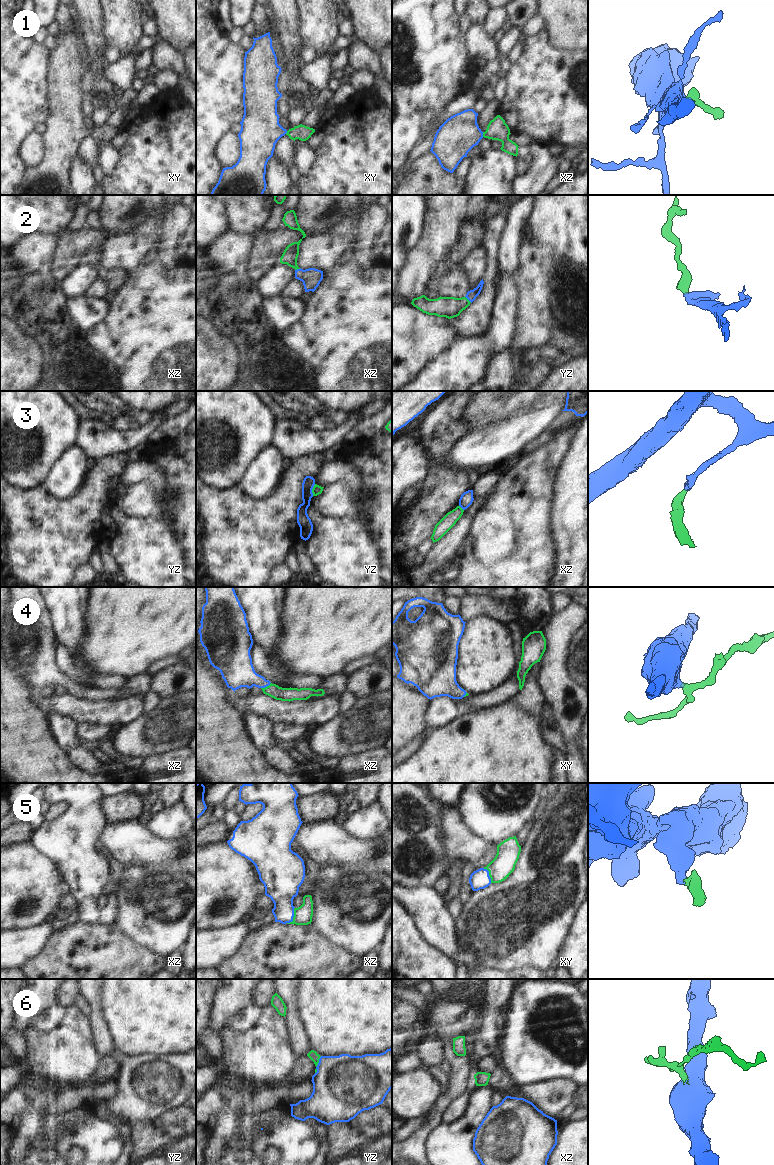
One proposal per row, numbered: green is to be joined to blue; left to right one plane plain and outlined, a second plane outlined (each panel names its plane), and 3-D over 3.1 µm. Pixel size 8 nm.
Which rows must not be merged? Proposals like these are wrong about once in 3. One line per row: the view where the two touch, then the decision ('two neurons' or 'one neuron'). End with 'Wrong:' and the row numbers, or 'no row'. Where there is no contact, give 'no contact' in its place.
1: xz | one neuron
2: yz | one neuron
3: yz | two neurons
4: xz | one neuron
5: xz | one neuron
6: yz | one neuron
Wrong: 3

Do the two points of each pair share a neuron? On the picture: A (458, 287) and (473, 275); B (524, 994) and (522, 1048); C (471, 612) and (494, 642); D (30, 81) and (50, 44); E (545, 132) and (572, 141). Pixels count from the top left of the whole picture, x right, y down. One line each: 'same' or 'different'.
A: different
B: same
C: different
D: different
E: same

